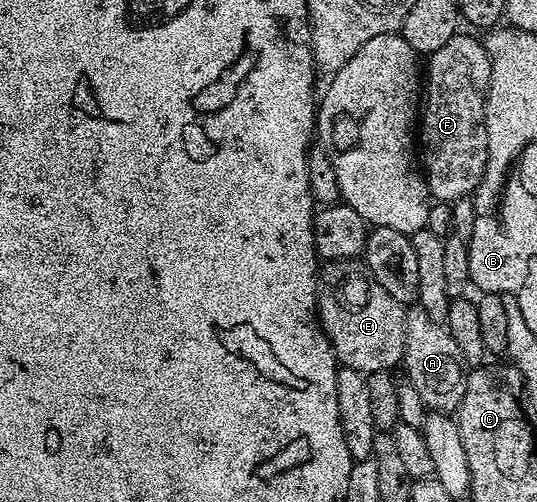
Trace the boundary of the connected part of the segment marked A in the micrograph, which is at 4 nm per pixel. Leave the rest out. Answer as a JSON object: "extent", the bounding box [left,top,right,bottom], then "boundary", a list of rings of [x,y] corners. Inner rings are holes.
{"extent":[403,302,466,410],"boundary":[[[417,302],[408,305],[404,314],[406,332],[403,368],[407,370],[408,381],[419,391],[419,396],[426,405],[441,410],[449,408],[447,406],[451,404],[457,406],[462,402],[466,377],[456,342],[446,327],[434,324]]]}

